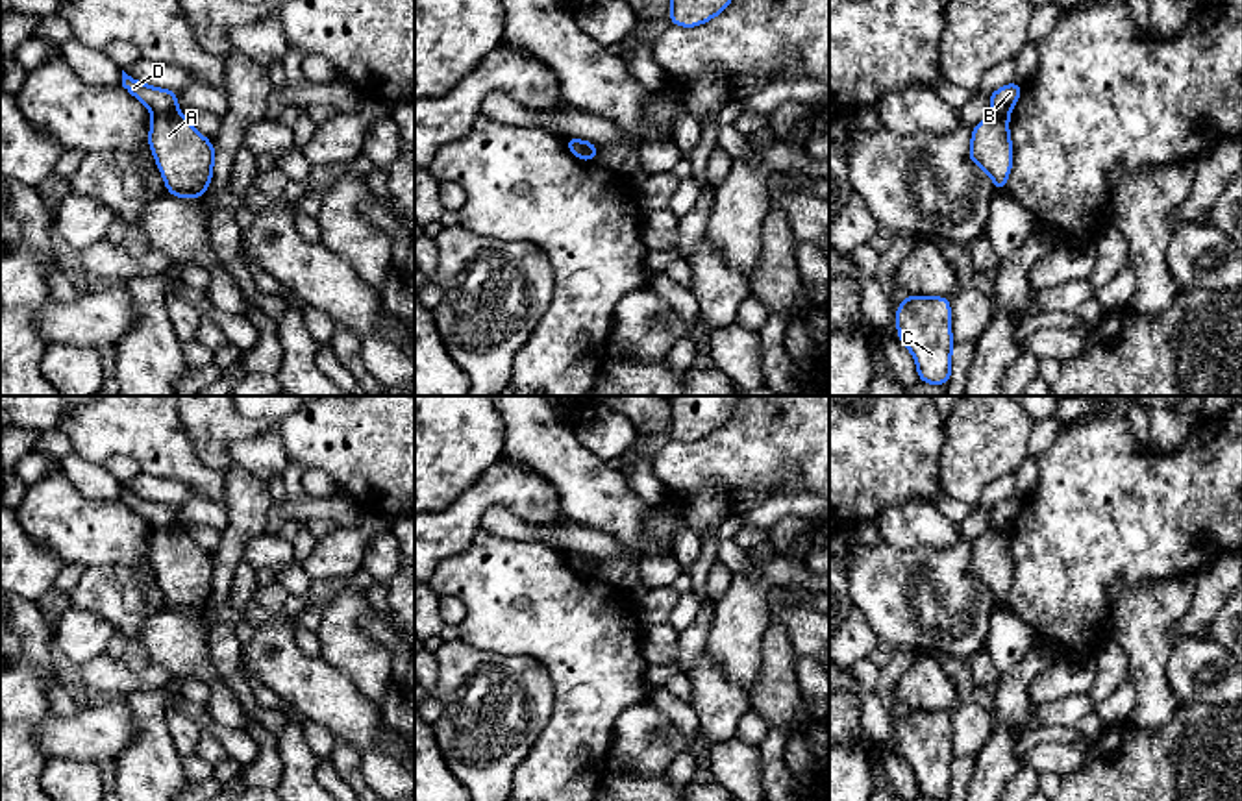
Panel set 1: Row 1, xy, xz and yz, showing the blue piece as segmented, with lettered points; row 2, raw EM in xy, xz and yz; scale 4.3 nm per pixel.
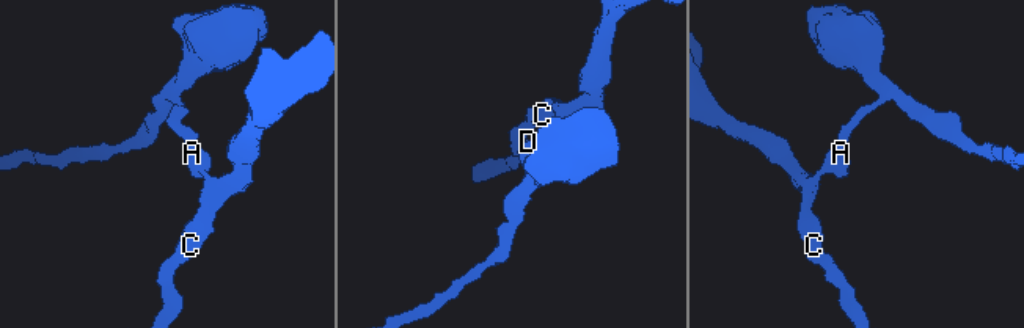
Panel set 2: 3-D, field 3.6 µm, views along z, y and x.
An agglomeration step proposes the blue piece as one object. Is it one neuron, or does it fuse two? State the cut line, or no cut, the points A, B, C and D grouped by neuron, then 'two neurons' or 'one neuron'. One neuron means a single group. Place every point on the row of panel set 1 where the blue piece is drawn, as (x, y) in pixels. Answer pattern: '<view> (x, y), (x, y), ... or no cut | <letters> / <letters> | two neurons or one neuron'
xy (176, 111), (154, 115) | A C / B D | two neurons

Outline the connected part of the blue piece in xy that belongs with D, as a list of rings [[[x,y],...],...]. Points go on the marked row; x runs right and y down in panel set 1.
[[[122,70],[122,87],[143,102],[154,115],[178,113],[178,91],[157,89],[137,81]]]

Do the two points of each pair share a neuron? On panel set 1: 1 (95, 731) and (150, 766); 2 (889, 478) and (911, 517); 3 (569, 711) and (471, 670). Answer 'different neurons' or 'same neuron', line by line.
1: different neurons
2: different neurons
3: different neurons

